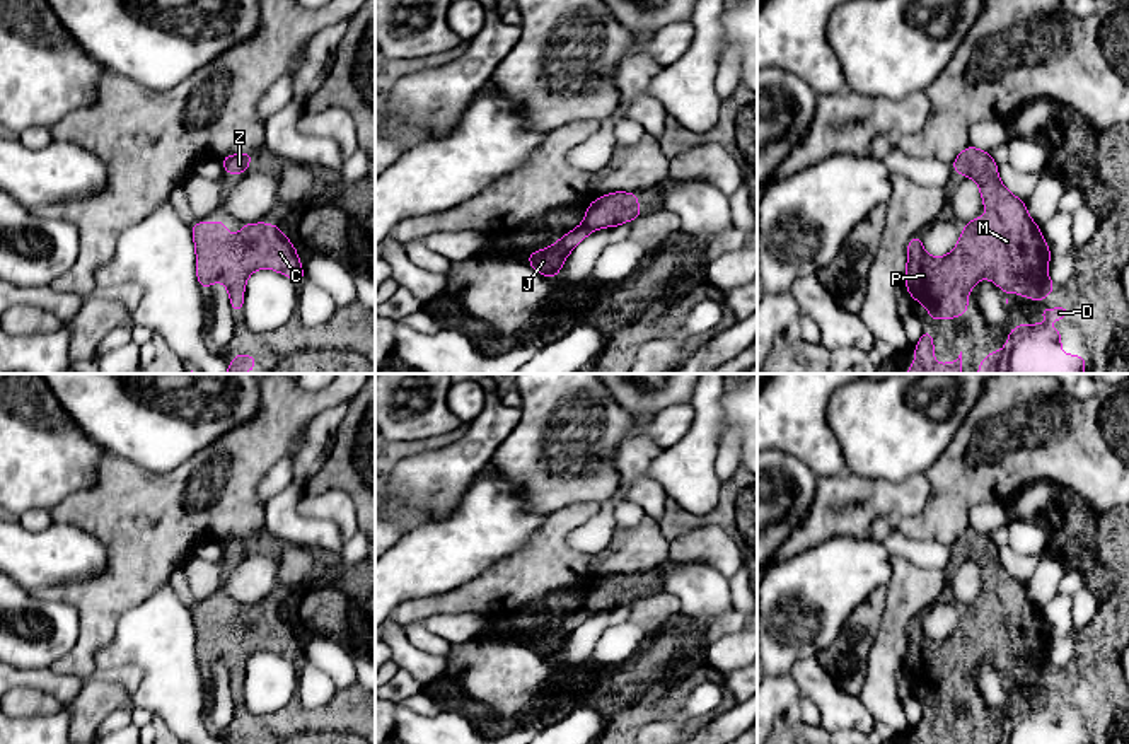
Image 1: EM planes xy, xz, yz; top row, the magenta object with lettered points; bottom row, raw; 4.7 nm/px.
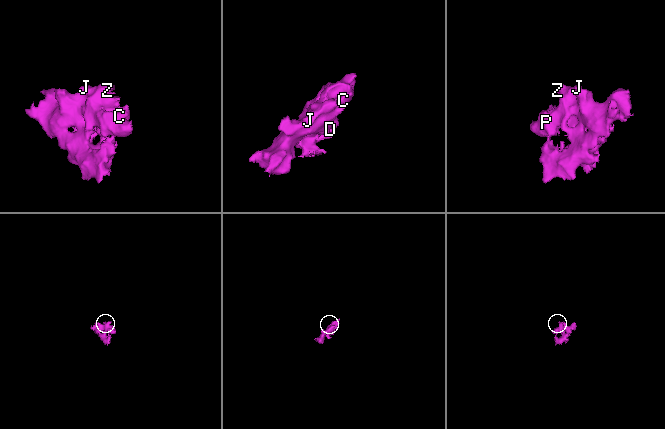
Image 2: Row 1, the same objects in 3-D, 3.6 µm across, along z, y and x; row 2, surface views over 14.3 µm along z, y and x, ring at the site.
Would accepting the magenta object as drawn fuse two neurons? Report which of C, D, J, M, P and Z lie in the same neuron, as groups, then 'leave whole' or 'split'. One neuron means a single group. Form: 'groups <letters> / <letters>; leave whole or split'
groups C D J M P Z; leave whole

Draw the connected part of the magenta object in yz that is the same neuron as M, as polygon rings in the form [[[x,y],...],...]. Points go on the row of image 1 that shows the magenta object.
[[[969,145],[952,164],[955,174],[967,174],[981,188],[982,206],[993,213],[991,218],[976,217],[962,229],[957,247],[943,258],[929,258],[923,249],[921,234],[907,242],[907,270],[904,283],[912,297],[931,314],[933,324],[940,317],[958,319],[967,314],[967,297],[974,283],[991,278],[1006,295],[1022,294],[1025,299],[1042,300],[1056,292],[1056,285],[1047,278],[1047,264],[1052,251],[1045,246],[1040,225],[1033,224],[1025,201],[1013,196],[999,181],[998,166],[989,152]]]

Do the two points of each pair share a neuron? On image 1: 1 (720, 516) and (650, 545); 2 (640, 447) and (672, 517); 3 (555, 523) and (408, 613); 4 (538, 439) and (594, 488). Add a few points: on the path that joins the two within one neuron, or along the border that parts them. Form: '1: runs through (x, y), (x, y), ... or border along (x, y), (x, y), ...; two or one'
1: border along (667, 499), (657, 528), (669, 541); two
2: border along (667, 497), (664, 512), (657, 521); two
3: runs through (527, 562), (498, 591), (447, 603); one
4: runs through (551, 453), (560, 456), (580, 476); one

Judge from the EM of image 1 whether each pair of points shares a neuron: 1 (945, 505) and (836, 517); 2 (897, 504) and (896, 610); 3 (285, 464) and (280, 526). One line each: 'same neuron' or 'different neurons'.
1: different neurons
2: different neurons
3: different neurons

